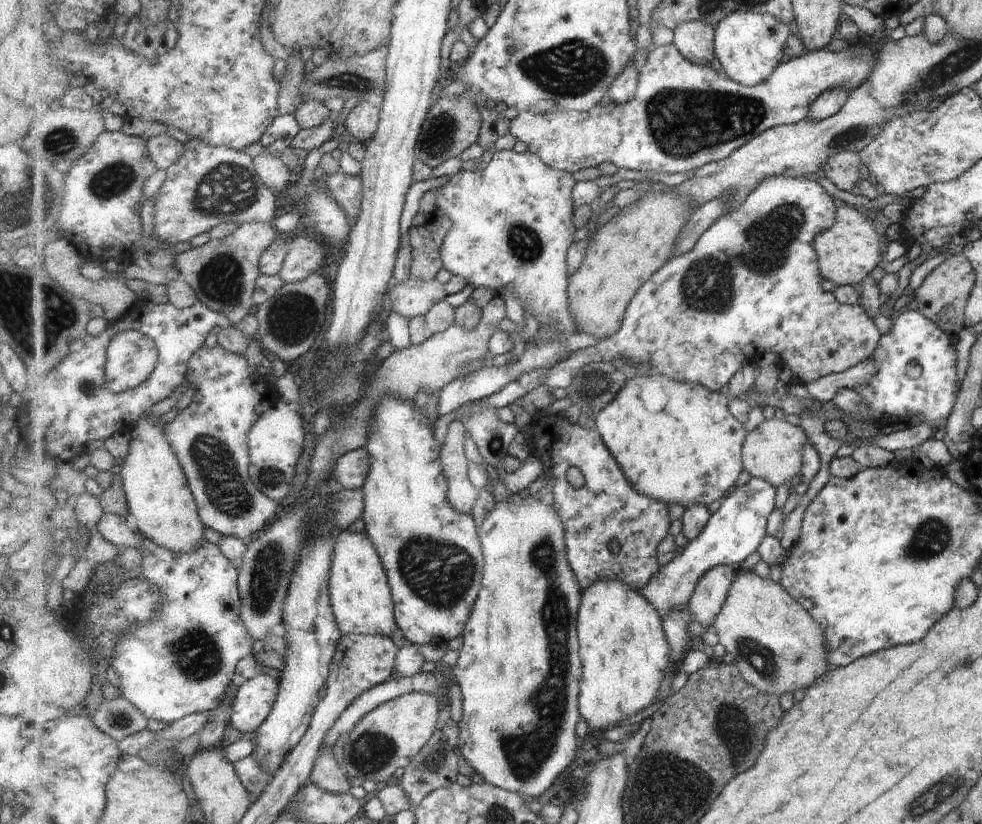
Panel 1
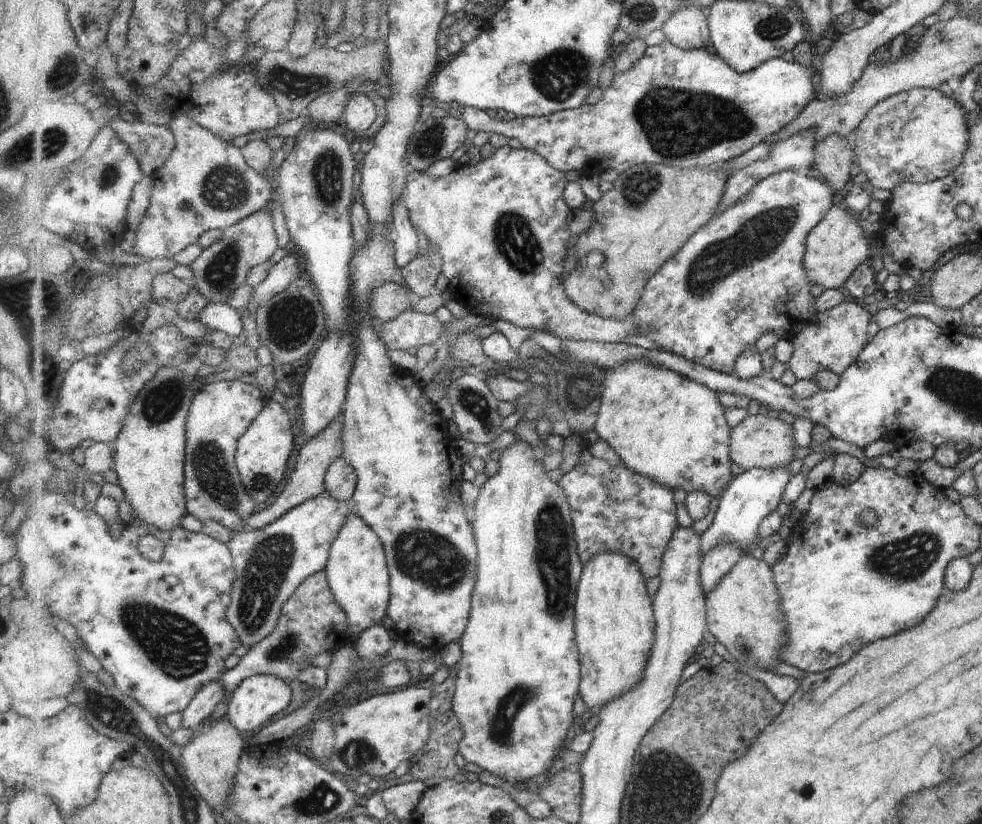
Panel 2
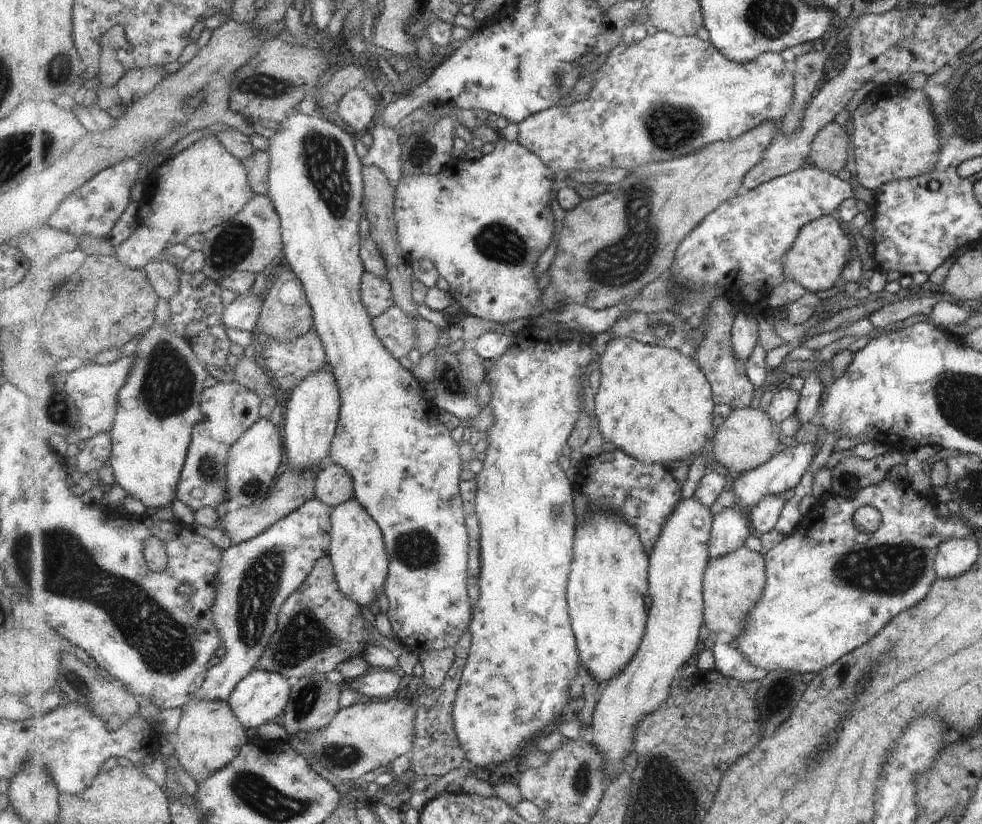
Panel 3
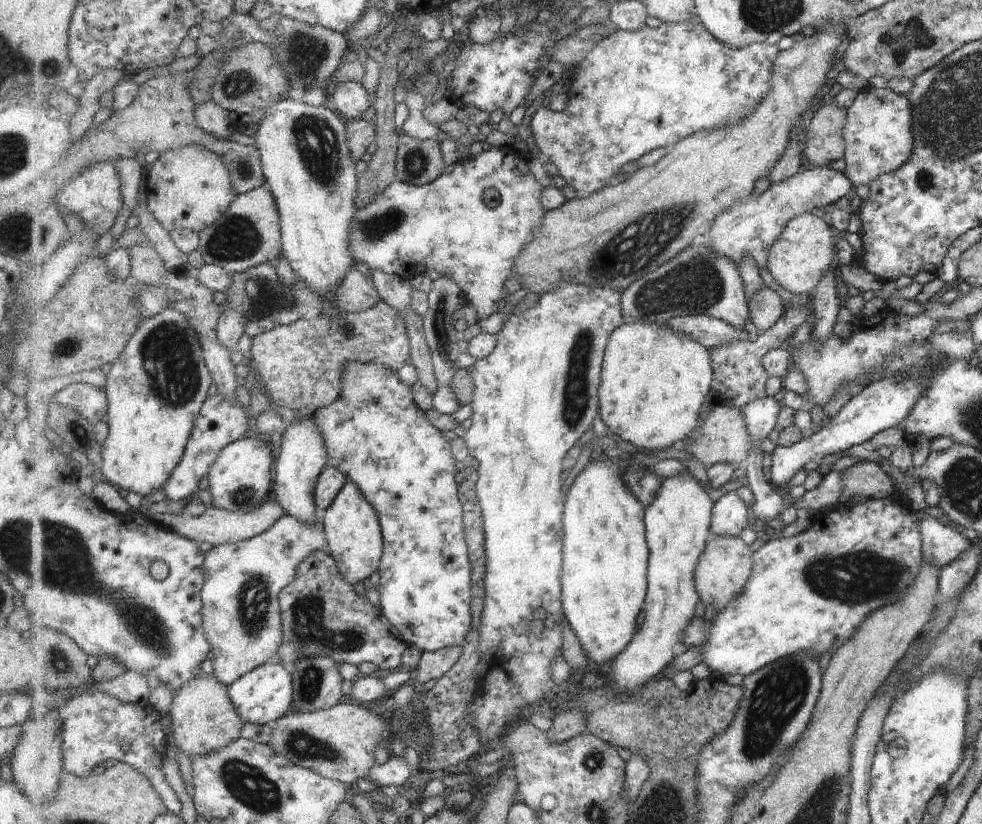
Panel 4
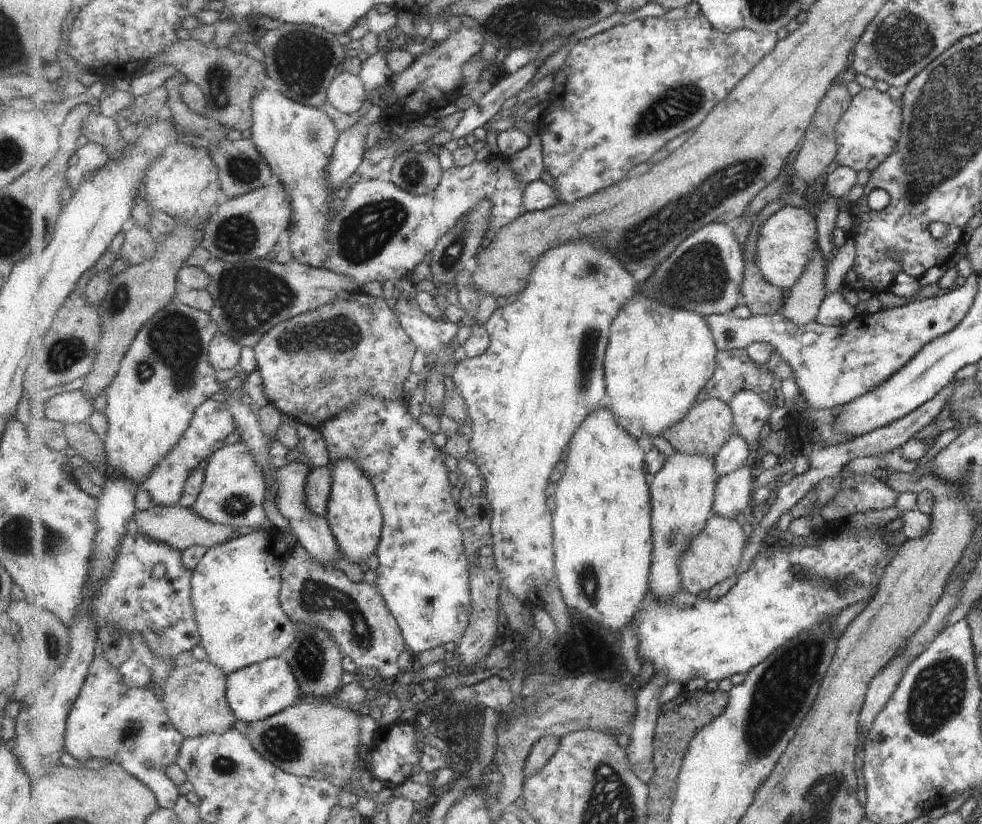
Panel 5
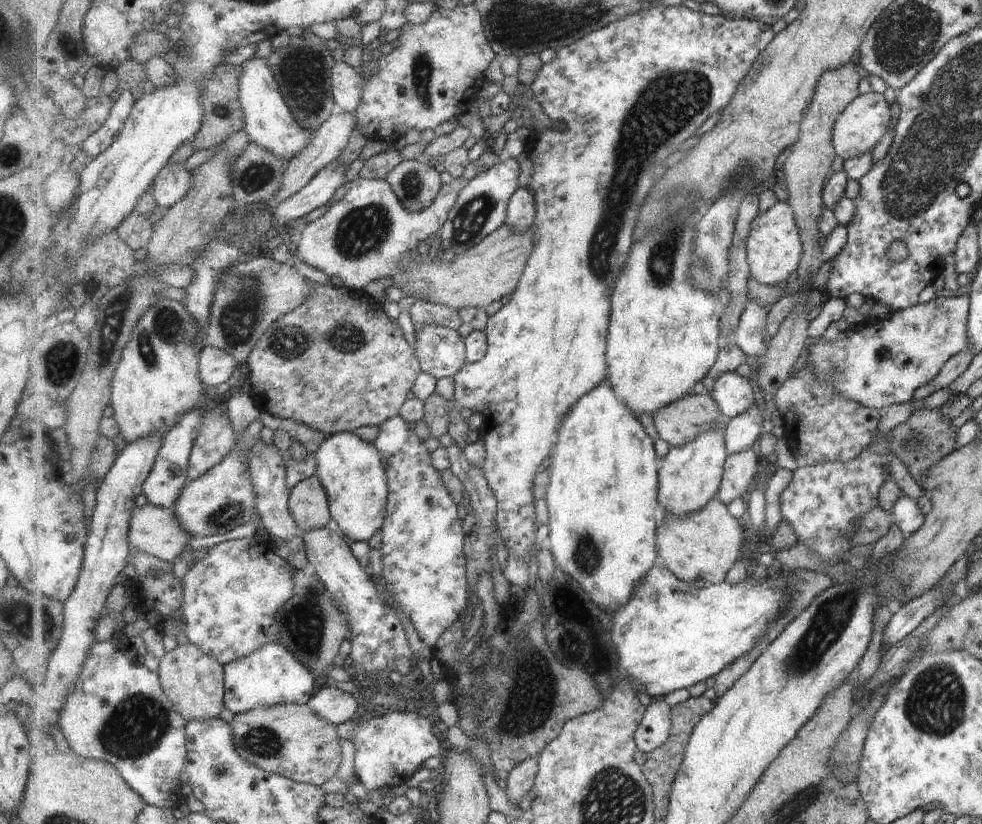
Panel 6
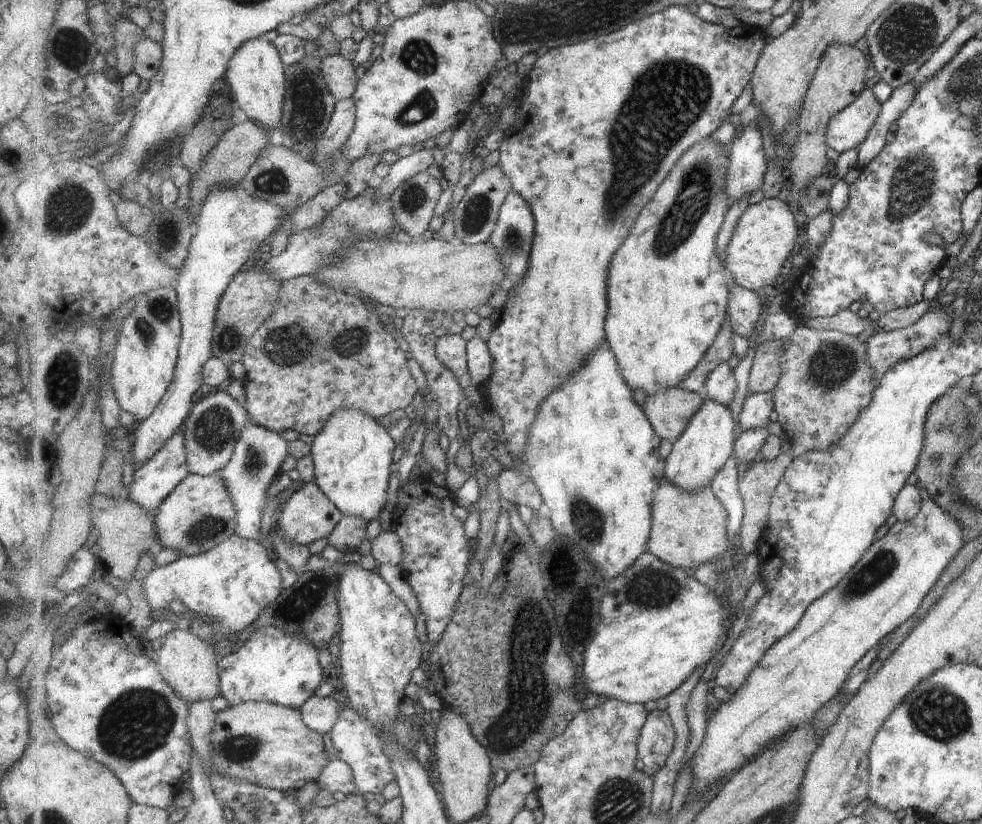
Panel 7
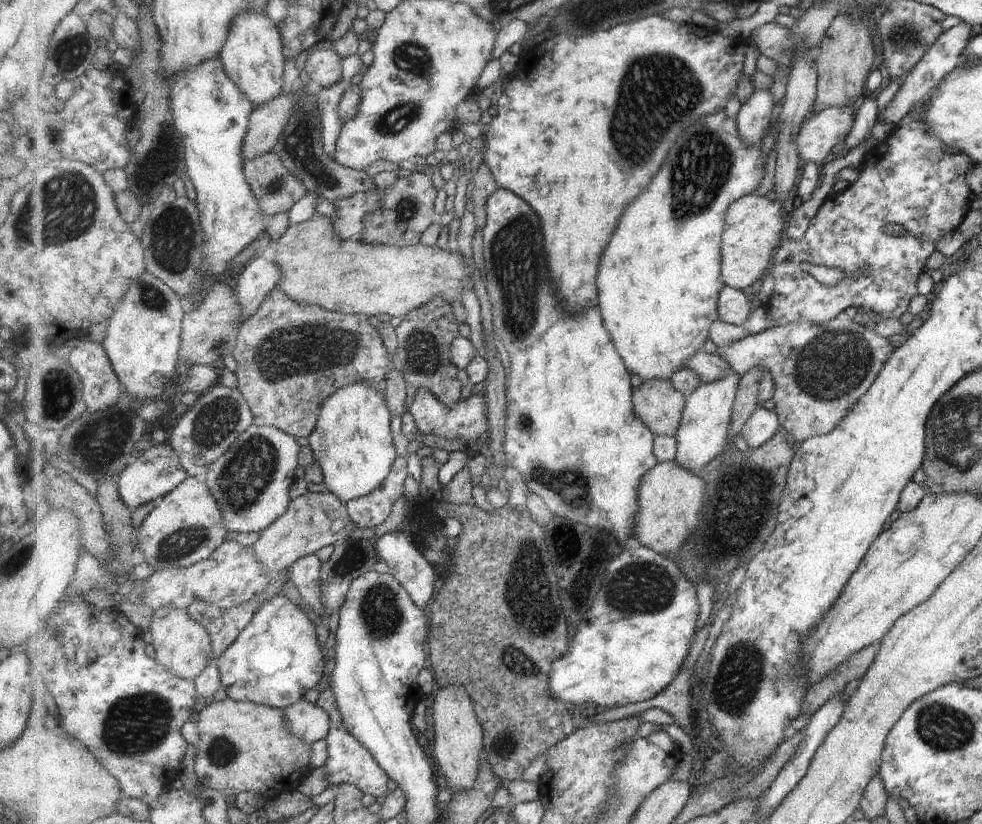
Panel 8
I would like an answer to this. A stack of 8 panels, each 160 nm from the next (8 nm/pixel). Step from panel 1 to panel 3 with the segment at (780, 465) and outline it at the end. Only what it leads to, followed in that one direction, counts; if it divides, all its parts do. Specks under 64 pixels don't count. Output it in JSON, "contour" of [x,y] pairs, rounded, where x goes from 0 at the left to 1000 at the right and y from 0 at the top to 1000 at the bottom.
{"contour":[[[753,494],[745,496],[738,512],[731,518],[731,529],[726,534],[724,551],[742,572],[757,575],[783,561],[796,544],[795,529],[795,517],[782,506],[778,498]]]}

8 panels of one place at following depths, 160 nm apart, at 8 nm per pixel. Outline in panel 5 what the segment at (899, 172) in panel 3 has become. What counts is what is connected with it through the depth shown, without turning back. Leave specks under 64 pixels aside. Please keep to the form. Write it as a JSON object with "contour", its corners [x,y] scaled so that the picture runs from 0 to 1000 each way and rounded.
{"contour":[[[890,107],[877,108],[867,118],[865,131],[850,153],[850,167],[853,176],[853,189],[850,191],[850,197],[854,201],[867,204],[872,210],[875,206],[887,209],[893,205],[911,180],[915,167],[916,150],[916,130],[902,112],[898,113]]]}

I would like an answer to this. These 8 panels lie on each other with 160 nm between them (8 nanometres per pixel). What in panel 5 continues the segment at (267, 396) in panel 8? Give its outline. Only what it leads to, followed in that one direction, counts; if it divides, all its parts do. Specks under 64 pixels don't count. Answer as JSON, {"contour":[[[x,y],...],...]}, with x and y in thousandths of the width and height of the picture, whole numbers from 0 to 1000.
{"contour":[[[368,353],[356,364],[341,365],[283,393],[262,415],[259,424],[260,451],[267,458],[267,470],[277,490],[286,500],[298,504],[309,516],[326,522],[331,512],[360,492],[372,477],[408,484],[410,466],[419,451],[419,437],[426,420],[390,360],[381,362]]]}

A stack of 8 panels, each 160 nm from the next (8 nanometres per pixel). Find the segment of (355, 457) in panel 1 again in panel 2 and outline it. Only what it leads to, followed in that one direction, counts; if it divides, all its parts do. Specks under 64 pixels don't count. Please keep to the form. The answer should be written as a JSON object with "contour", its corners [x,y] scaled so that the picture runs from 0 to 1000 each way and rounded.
{"contour":[[[345,555],[334,568],[331,587],[333,600],[355,610],[365,592],[365,573],[351,555]]]}

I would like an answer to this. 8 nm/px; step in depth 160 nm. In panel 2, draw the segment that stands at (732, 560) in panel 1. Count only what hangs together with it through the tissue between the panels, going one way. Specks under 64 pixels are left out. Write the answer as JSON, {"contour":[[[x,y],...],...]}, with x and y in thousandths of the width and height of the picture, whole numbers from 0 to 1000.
{"contour":[[[763,569],[751,575],[737,595],[723,638],[715,647],[715,672],[720,675],[735,659],[751,661],[758,672],[774,655],[777,631],[790,619],[805,578],[801,569]]]}

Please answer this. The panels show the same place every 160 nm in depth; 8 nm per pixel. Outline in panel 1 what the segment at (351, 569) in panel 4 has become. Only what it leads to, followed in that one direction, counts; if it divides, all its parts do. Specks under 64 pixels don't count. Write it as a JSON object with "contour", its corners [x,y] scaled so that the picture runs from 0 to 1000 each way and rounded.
{"contour":[[[351,643],[344,653],[338,676],[336,721],[349,771],[398,772],[405,761],[397,703],[381,658],[373,647]]]}

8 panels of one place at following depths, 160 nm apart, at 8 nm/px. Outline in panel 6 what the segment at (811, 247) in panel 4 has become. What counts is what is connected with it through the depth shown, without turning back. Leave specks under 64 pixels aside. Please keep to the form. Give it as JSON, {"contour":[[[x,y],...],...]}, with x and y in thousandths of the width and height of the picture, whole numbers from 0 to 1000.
{"contour":[[[791,245],[767,268],[760,300],[764,331],[775,345],[795,345],[801,342],[808,330],[813,330],[819,309],[819,296],[809,252],[803,245]]]}

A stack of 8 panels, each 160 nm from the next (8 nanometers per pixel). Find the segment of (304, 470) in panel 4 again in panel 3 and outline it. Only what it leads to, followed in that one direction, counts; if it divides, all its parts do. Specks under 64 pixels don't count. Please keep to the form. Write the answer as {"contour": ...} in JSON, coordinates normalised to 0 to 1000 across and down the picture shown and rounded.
{"contour":[[[329,445],[315,453],[298,473],[288,504],[291,532],[292,567],[325,570],[336,562],[336,544],[340,535],[348,498],[344,461],[338,445]]]}

